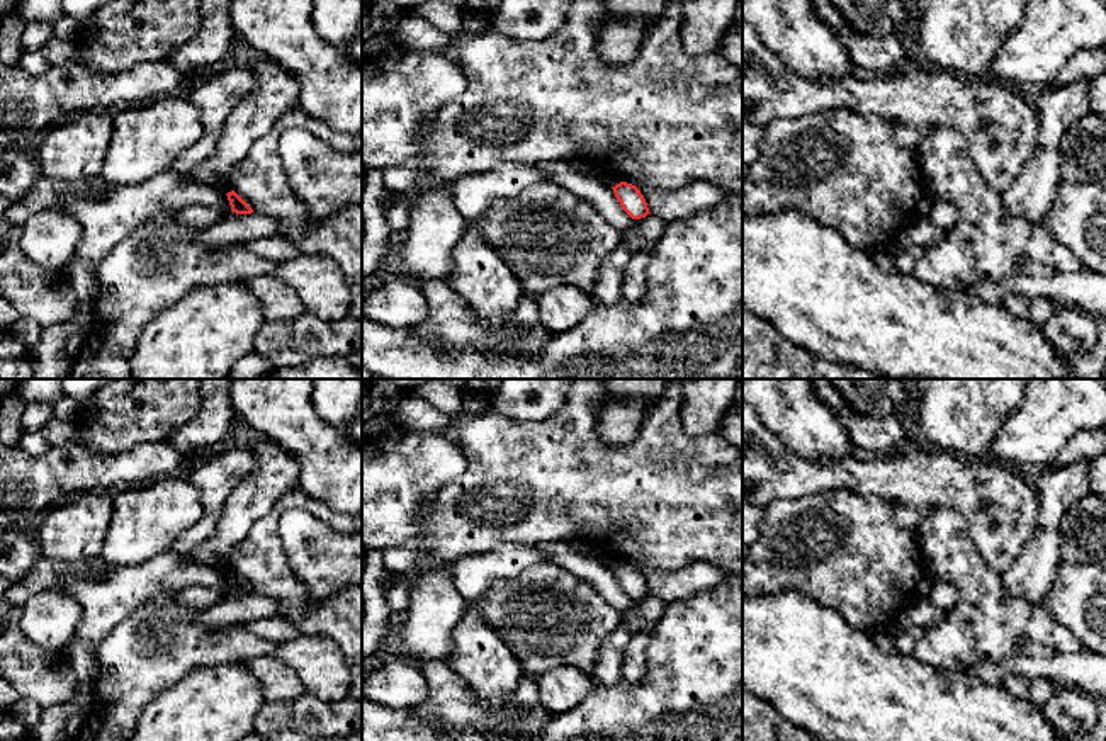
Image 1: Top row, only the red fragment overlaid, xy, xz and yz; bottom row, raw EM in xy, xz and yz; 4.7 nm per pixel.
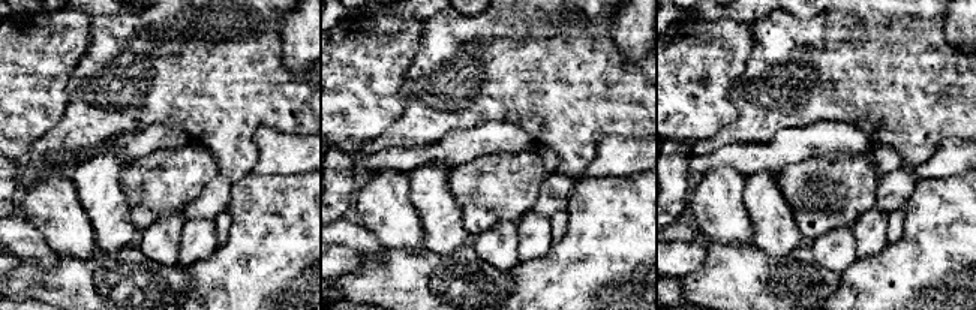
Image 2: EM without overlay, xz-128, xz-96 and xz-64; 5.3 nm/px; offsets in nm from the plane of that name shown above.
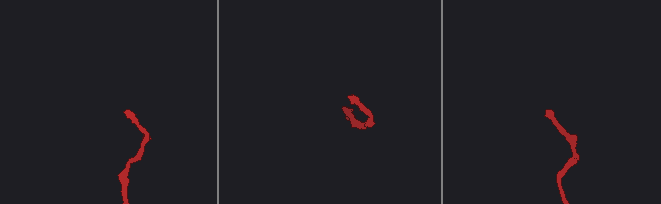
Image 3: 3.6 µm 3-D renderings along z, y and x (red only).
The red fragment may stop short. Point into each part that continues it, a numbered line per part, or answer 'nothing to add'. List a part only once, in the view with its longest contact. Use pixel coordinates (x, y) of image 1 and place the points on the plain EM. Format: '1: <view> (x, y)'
nothing to add

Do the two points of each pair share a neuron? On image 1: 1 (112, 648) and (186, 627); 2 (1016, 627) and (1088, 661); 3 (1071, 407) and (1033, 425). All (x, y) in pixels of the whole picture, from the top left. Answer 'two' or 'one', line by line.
1: one
2: two
3: one

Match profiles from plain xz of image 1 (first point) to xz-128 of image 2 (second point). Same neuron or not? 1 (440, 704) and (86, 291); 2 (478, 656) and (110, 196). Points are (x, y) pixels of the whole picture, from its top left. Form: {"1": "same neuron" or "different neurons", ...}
{"1": "same neuron", "2": "same neuron"}

